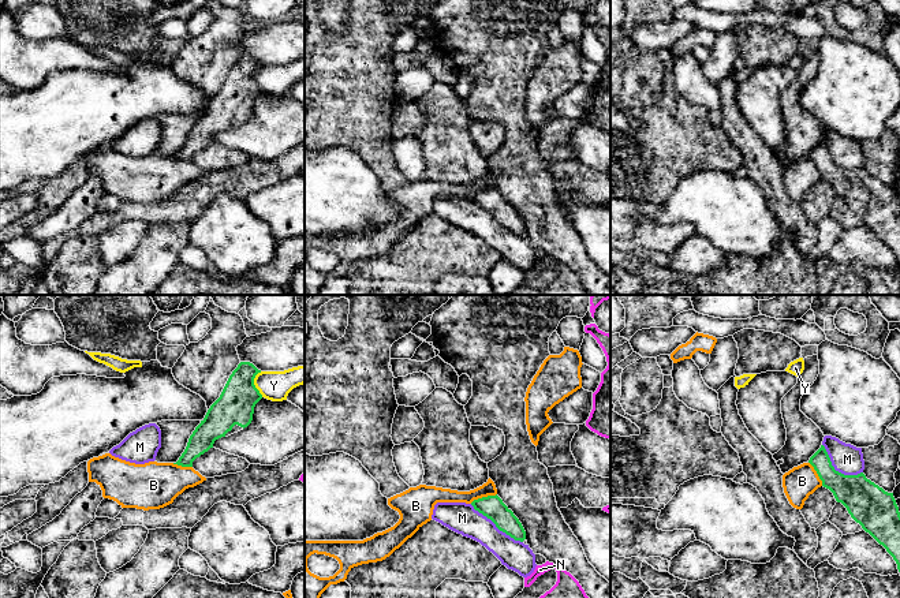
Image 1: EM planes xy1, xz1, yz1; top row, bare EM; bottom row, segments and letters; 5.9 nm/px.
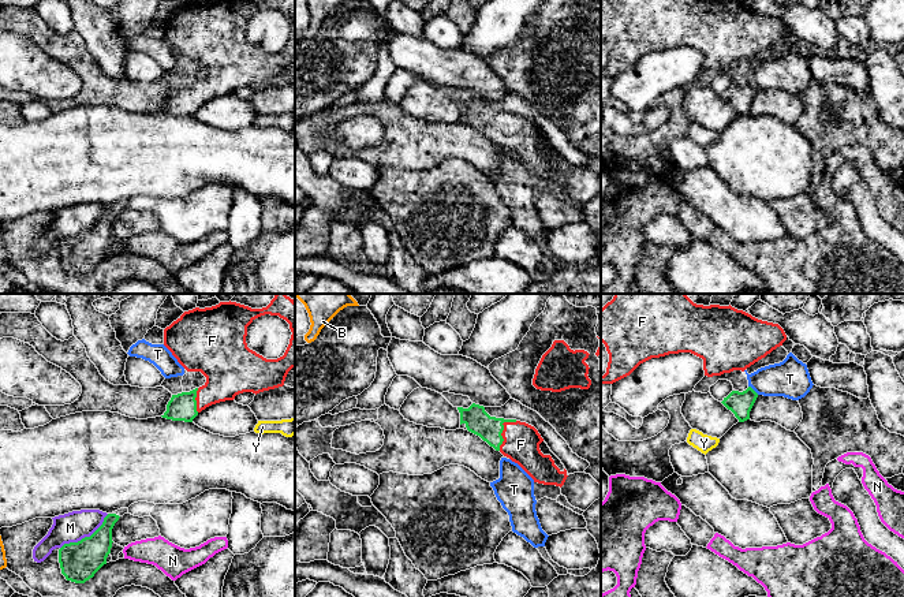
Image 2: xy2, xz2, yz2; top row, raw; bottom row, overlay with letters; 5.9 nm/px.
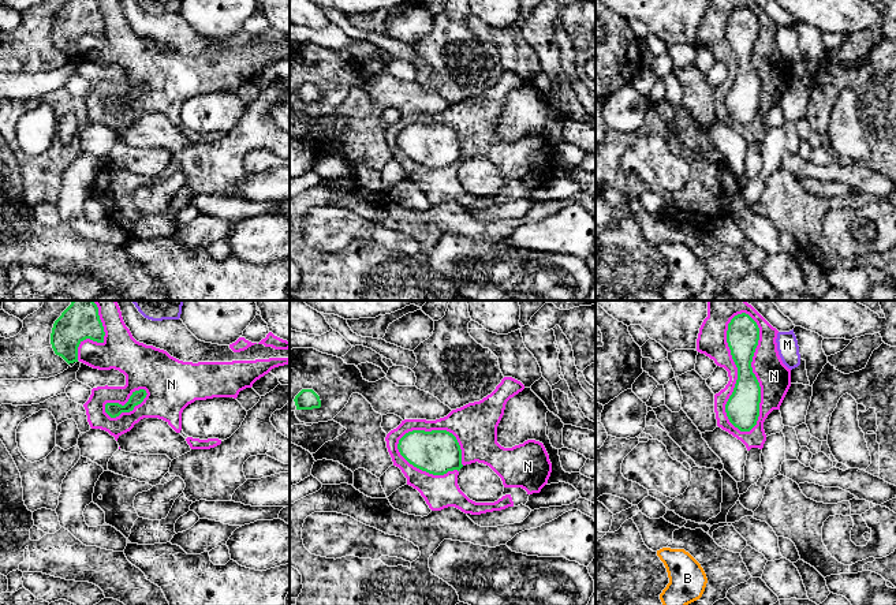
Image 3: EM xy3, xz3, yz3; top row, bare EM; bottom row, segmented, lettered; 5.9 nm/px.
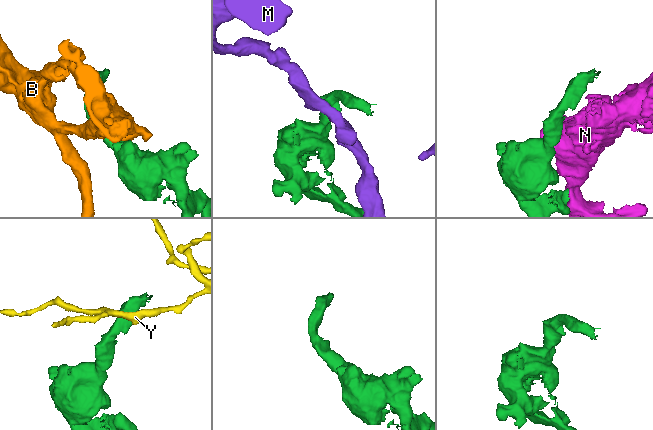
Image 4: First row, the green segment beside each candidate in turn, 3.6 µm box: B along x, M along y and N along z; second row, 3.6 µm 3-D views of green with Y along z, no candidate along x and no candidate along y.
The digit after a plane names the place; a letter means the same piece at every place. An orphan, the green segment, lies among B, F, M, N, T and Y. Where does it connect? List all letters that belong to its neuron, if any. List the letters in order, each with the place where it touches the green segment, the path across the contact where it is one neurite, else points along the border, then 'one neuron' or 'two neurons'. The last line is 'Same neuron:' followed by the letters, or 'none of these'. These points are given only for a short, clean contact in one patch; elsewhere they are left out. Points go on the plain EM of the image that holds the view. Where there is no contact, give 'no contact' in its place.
B: meets green in xz1 at (482, 191); border along xz1 (496, 187), (478, 191), (470, 197); two neurons
F: meets green in xz2 at (503, 123); runs through xz2 (477, 114), (490, 123), (503, 123), (520, 138); one neuron
M: meets green in xz1 at (496, 220); two neurons
N: meets green in yz3 at (751, 64); two neurons
T: meets green in yz2 at (753, 84); border along yz2 (749, 79), (758, 88); two neurons
Y: meets green in xy1 at (253, 78); border along xy1 (258, 66), (254, 73), (254, 81), (262, 90); two neurons
Same neuron: F

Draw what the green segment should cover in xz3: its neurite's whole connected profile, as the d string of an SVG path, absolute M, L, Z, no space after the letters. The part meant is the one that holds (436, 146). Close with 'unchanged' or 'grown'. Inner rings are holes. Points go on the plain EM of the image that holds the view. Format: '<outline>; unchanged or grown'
M447 124L408 126L399 134L397 143L410 158L433 169L463 161L460 139Z; unchanged

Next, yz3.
M738 8L728 18L727 37L738 61L738 74L725 107L740 126L750 126L759 111L761 81L751 61L758 34L759 22L748 8Z; unchanged

